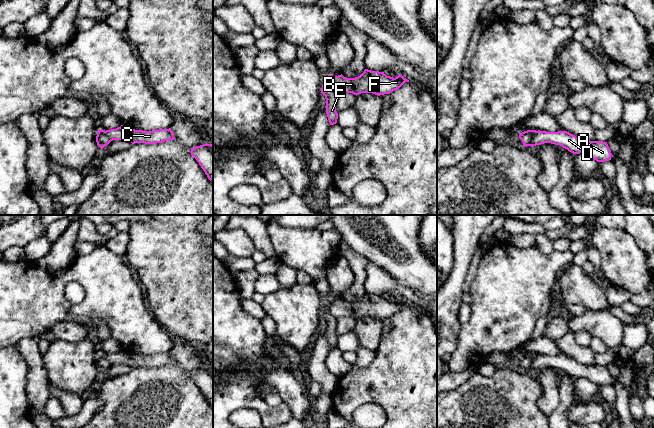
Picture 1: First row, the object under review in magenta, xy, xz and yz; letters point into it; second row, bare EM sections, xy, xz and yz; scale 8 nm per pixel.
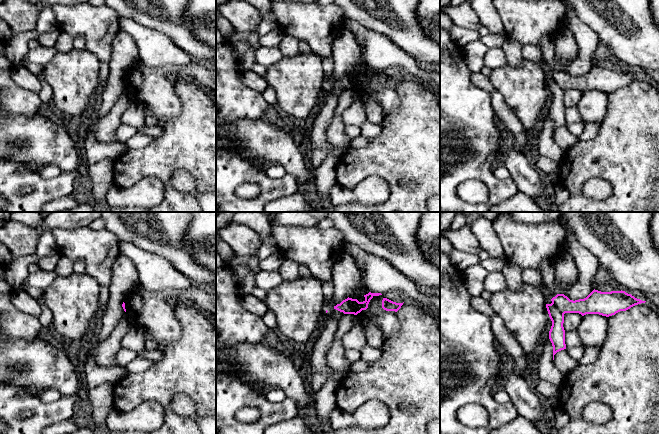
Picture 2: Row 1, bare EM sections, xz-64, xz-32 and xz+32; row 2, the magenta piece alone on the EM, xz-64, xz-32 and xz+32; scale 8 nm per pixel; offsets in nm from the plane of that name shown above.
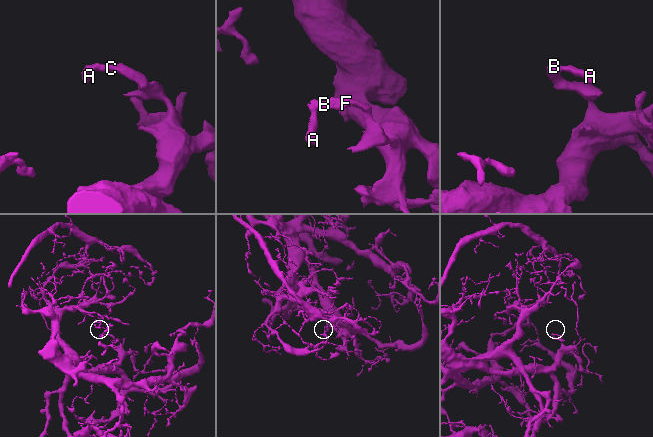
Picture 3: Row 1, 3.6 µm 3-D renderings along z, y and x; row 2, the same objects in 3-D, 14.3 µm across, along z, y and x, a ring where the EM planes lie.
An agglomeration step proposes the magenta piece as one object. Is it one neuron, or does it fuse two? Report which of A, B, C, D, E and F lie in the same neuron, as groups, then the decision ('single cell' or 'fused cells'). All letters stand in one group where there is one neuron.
A D E / B C F | fused cells

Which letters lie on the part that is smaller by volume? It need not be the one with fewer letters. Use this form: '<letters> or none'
A, D, E

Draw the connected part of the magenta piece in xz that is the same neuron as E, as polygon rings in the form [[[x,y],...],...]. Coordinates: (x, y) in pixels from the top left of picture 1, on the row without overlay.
[[[325,307],[322,309],[321,317],[325,320],[326,323],[326,338],[329,344],[330,349],[337,347],[338,337],[336,335],[336,326],[337,318],[330,314]]]

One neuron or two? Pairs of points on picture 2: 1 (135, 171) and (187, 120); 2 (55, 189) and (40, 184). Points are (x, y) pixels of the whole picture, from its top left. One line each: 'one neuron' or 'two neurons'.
1: one neuron
2: one neuron

